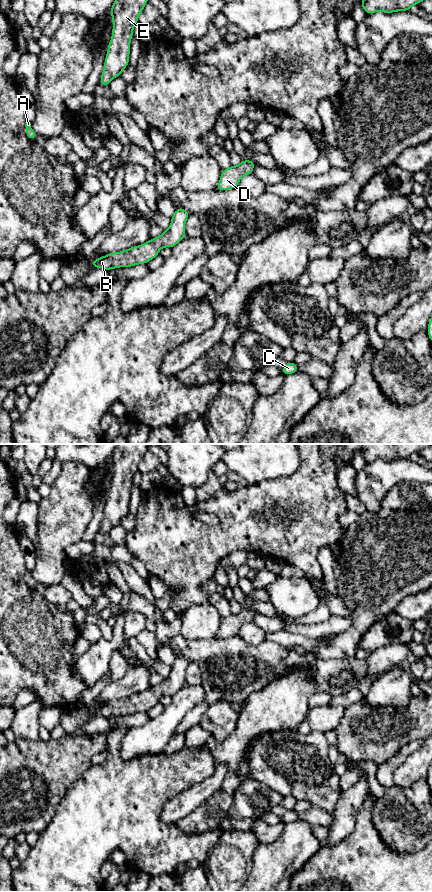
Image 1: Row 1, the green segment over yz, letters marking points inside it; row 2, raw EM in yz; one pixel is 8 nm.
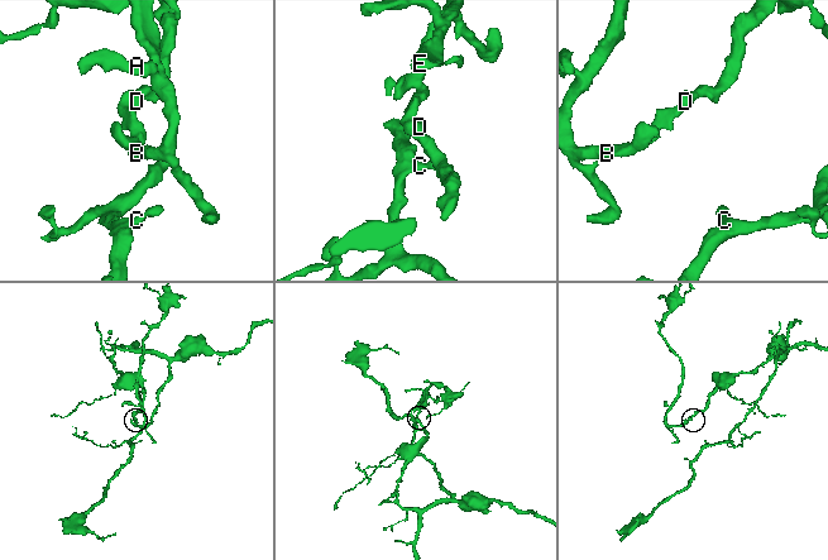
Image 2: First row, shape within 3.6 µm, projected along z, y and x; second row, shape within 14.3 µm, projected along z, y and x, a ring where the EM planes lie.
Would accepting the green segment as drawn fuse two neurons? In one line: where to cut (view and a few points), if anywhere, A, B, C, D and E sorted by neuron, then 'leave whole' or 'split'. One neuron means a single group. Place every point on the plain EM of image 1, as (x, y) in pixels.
no cut; A B C D E; leave whole

